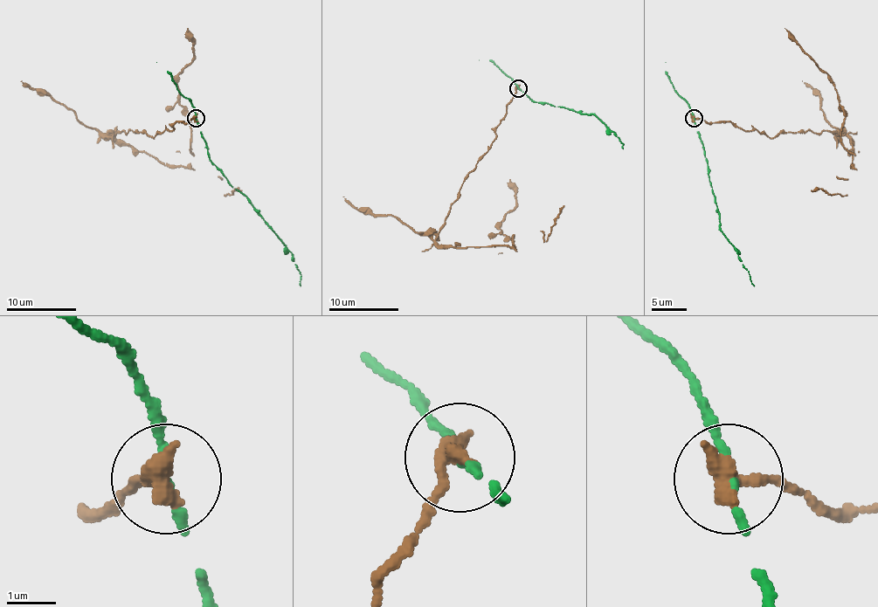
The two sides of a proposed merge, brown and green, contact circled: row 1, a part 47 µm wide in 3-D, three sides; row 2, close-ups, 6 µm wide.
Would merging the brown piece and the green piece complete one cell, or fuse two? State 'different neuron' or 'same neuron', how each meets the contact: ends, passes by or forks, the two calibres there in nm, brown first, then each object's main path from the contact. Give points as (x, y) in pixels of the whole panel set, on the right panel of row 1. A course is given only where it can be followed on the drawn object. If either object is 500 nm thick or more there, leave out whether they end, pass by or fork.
different neuron; brown ends; green passes by; calibres 480 and 100 nm; course brown (694, 119), (770, 138), (845, 134), (852, 166), (833, 80), (785, 27); course green (694, 119), (715, 197), (720, 231), (737, 253), (753, 286)

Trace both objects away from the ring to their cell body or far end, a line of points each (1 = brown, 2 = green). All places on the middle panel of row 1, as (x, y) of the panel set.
1: (519, 88), (452, 204), (439, 244), (515, 248), (500, 227), (515, 206), (510, 180)
2: (519, 88), (533, 100), (594, 114), (613, 132), (622, 142), (622, 148)

